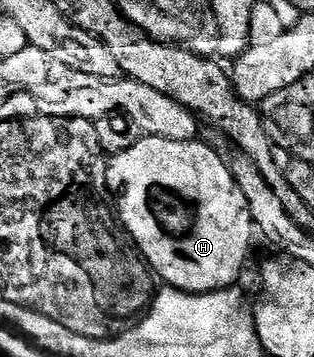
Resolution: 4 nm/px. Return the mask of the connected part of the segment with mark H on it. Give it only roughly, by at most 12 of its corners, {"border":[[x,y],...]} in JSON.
{"border":[[204,141],[108,159],[129,237],[166,287],[234,285],[255,238]]}

